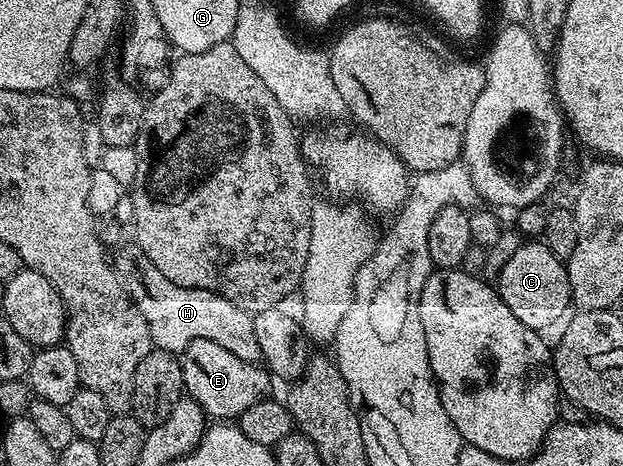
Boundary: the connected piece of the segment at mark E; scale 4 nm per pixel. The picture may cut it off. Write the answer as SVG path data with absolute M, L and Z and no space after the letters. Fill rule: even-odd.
M196 340L185 347L183 355L180 357L181 369L183 370L183 382L185 392L200 406L206 417L217 422L233 422L238 416L247 410L247 406L255 406L255 402L266 399L271 376L264 367L256 368L253 362L239 358L236 352L223 350L219 342L207 342L206 340Z

